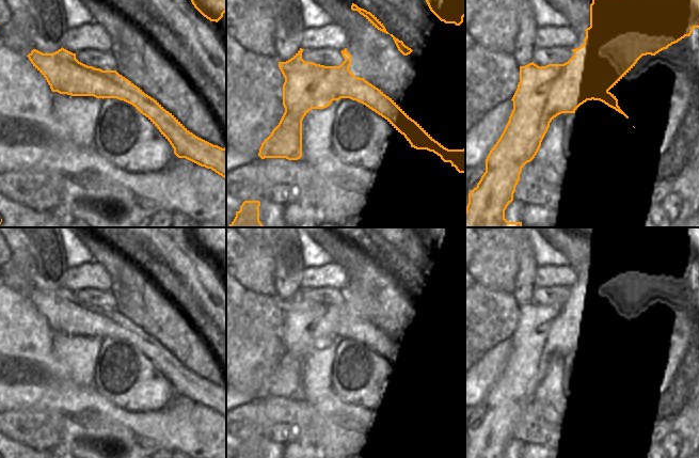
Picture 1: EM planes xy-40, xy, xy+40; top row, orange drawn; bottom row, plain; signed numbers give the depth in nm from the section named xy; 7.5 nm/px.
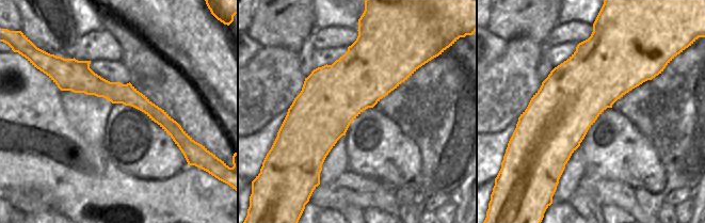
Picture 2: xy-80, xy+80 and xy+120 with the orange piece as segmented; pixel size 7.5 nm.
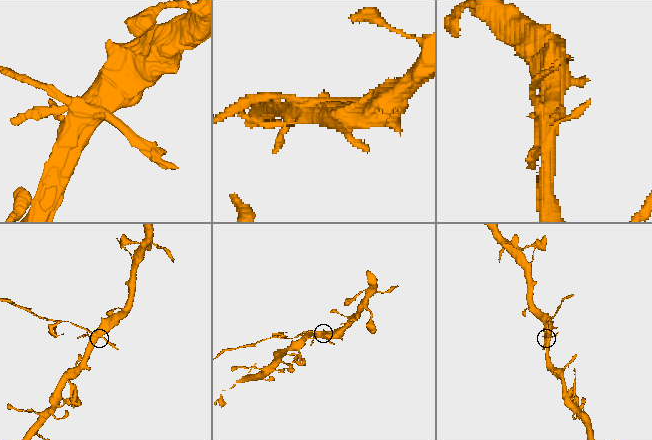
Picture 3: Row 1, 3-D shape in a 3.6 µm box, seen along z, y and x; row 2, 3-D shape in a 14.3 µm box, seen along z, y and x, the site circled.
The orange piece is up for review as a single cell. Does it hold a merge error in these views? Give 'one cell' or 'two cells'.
two cells

